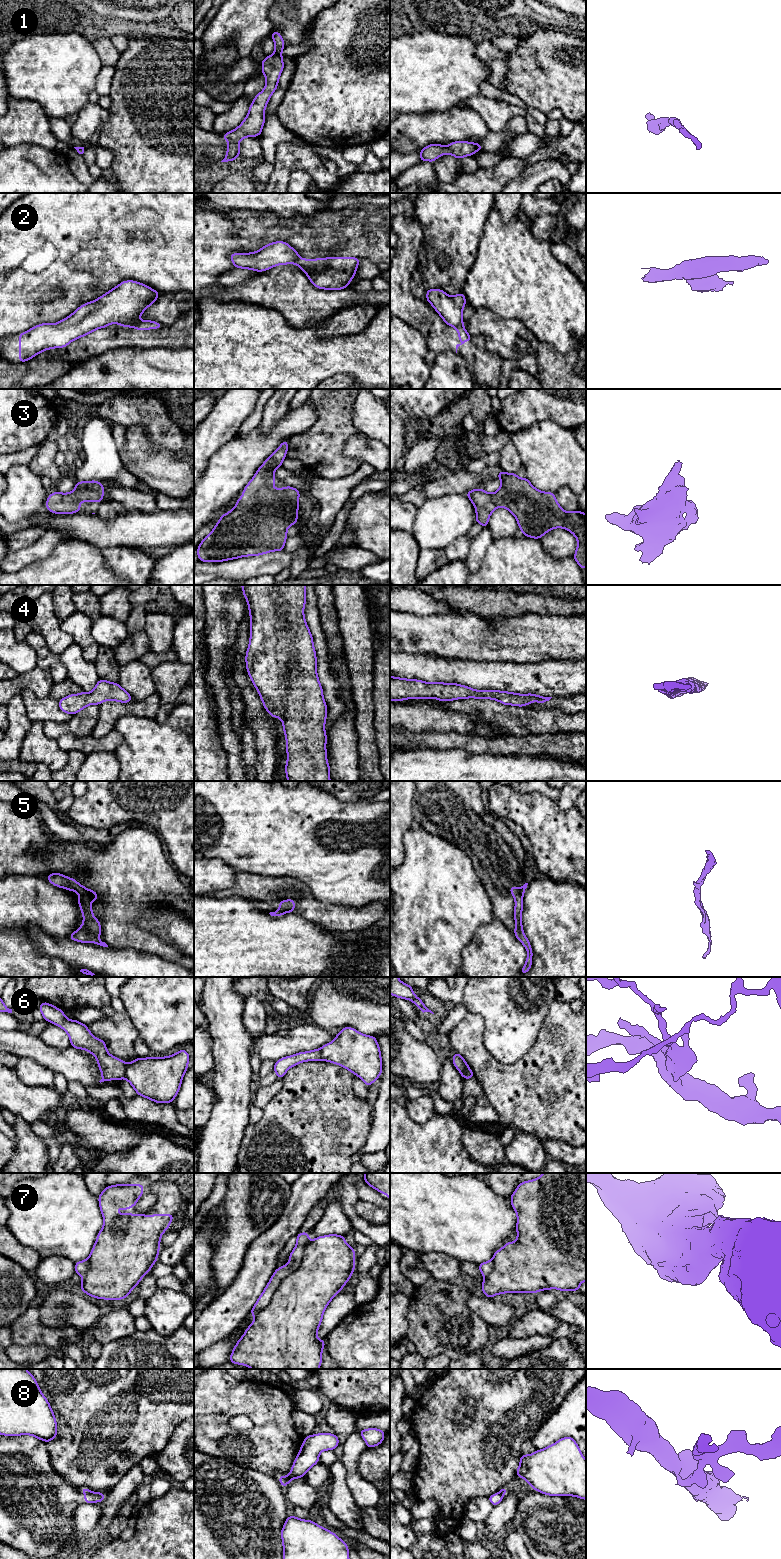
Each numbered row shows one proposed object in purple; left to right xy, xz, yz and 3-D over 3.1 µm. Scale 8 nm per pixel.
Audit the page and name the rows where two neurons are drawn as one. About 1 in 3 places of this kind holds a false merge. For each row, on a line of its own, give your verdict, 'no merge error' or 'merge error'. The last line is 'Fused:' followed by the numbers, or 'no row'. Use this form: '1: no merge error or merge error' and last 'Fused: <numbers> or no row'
1: no merge error
2: merge error
3: no merge error
4: no merge error
5: no merge error
6: merge error
7: merge error
8: merge error
Fused: 2, 6, 7, 8

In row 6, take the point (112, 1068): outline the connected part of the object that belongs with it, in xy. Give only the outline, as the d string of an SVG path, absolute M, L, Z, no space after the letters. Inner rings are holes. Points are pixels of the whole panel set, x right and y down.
M44 1001L38 1009L41 1011L44 1020L61 1027L68 1034L71 1047L84 1049L96 1057L102 1074L100 1083L124 1078L127 1064L123 1060L110 1055L105 1041L94 1037L85 1024L77 1020L67 1019L61 1009Z

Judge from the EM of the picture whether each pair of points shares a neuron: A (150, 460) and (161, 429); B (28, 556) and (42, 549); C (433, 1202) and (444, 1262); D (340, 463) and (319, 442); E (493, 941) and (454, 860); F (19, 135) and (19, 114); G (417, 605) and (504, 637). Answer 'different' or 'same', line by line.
A: different
B: same
C: different
D: same
E: different
F: same
G: different

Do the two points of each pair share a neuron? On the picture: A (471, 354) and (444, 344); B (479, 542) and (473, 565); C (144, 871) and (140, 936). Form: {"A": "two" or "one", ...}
{"A": "one", "B": "one", "C": "one"}

